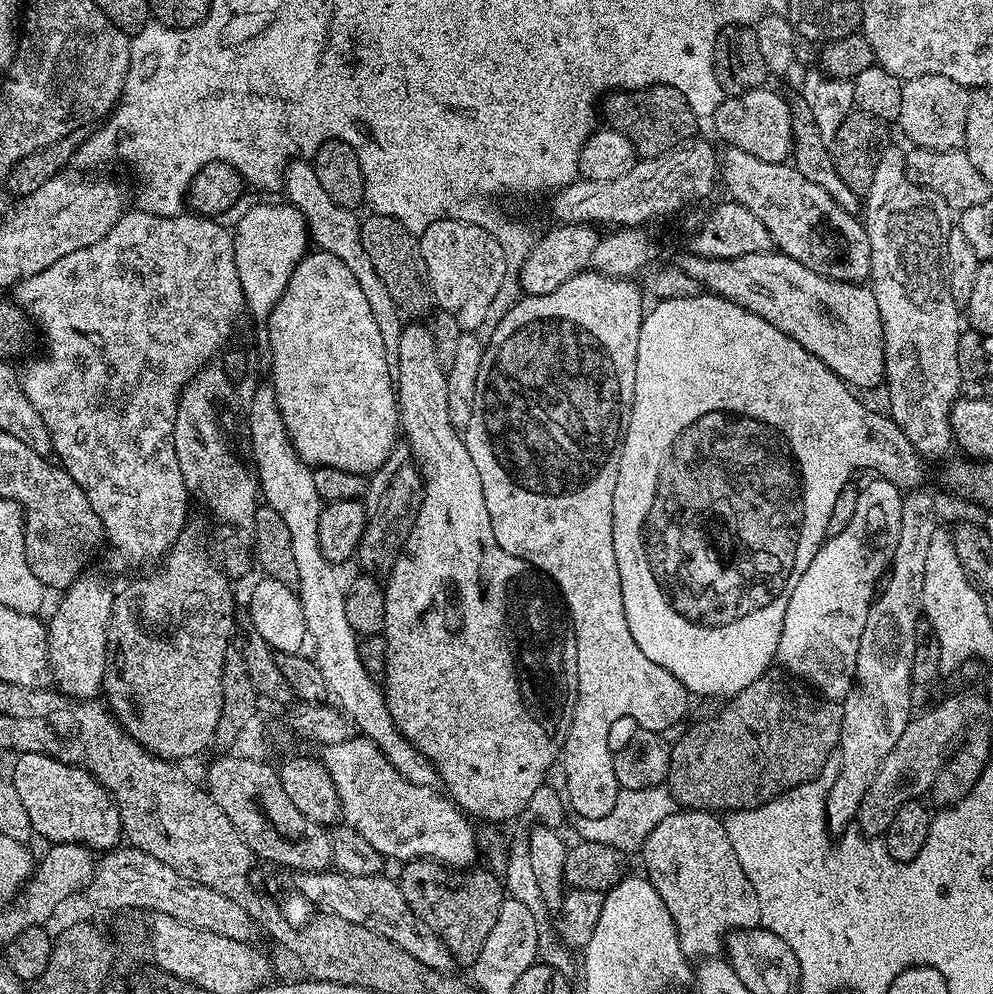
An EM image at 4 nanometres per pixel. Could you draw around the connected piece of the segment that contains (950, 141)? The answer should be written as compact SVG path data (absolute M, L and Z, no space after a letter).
M919 76L913 80L903 81L902 110L898 127L904 131L904 136L917 148L929 148L935 152L954 152L963 149L966 138L966 114L970 99L969 89L963 88L958 82L942 76Z

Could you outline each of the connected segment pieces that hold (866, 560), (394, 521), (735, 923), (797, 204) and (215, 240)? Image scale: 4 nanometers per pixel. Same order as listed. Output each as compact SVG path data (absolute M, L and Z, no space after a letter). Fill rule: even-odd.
M879 478L860 488L854 517L842 534L829 536L790 594L776 660L785 673L811 686L825 700L843 702L856 683L858 642L875 597L874 582L891 565L902 522L901 489Z
M400 466L396 473L388 480L380 501L368 517L368 525L360 539L358 561L362 569L373 573L387 573L395 564L397 556L404 551L404 543L408 541L410 530L414 530L414 522L418 518L418 510L422 510L424 497L424 479L420 477L420 469L415 466ZM368 568L373 568L368 569Z
M677 810L671 812L669 816L662 816L658 826L654 826L654 830L650 830L650 834L644 840L643 852L645 868L643 871L647 879L651 880L654 890L658 890L662 902L666 902L670 918L674 918L678 942L685 956L719 957L729 932L747 930L760 924L758 894L754 894L754 886L750 886L750 878L746 878L742 870L742 862L738 862L738 854L734 854L734 846L719 815L708 810Z
M731 146L723 150L725 152L722 152L722 184L728 187L728 192L732 195L729 197L735 203L746 206L746 210L750 210L750 214L754 214L754 218L758 218L762 226L766 226L773 245L779 251L831 280L858 284L871 277L870 238L866 238L863 223L853 213L838 206L838 202L834 202L834 198L830 198L830 194L826 194L822 186L802 178L802 174L798 174L798 170L791 163L762 162L754 158L754 154L746 154Z
M139 210L125 211L121 218L114 226L114 230L110 230L110 234L106 234L106 238L102 238L102 242L94 242L94 246L86 246L86 250L74 250L74 254L66 254L66 258L58 258L58 262L54 262L54 266L46 266L46 270L42 270L33 276L27 276L25 280L21 280L15 285L14 295L15 303L24 309L25 313L30 317L31 323L37 329L44 331L44 340L48 343L48 353L41 360L32 360L25 366L24 372L22 368L22 383L24 385L24 393L26 398L30 398L30 402L34 406L34 410L38 410L38 414L42 418L42 422L46 422L48 432L52 435L52 450L58 459L59 467L64 468L70 474L70 478L74 478L74 482L78 482L78 486L82 486L82 490L86 494L86 498L90 502L90 506L94 506L94 510L98 514L100 521L104 526L107 543L113 544L122 555L128 560L152 560L155 556L163 557L165 553L171 549L176 540L180 536L180 531L184 529L184 525L190 519L188 513L188 500L190 501L190 493L183 481L182 471L179 470L178 458L175 457L175 446L172 441L172 435L175 428L175 416L178 410L180 395L184 388L194 378L197 371L203 368L208 361L216 356L215 352L227 342L232 336L232 331L236 328L236 323L240 320L240 315L245 315L246 305L244 295L242 294L242 282L238 282L238 266L234 266L234 242L232 241L232 232L224 229L220 225L221 221L216 218L207 218L199 214L181 214L178 216L157 216L155 212L141 212Z

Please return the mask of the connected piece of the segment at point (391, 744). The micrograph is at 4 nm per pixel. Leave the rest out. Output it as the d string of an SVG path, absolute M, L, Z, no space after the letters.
M261 383L260 387L254 391L254 398L251 399L250 406L246 411L248 417L248 440L252 443L252 456L256 459L254 472L259 483L259 491L262 493L262 500L265 505L278 514L282 514L282 522L286 522L286 530L290 530L290 546L294 546L294 563L298 565L298 599L300 610L304 613L304 626L310 640L316 643L316 653L314 659L316 665L322 670L322 678L326 682L329 693L334 697L345 717L354 725L355 731L361 736L366 736L373 740L386 754L386 758L406 778L415 784L432 786L437 783L438 777L436 769L431 762L415 746L403 736L394 726L394 718L390 718L388 703L384 697L383 687L378 683L377 677L366 672L359 657L358 637L352 631L350 620L346 618L346 588L340 585L340 576L337 565L329 562L322 554L322 546L318 544L318 518L322 501L318 490L314 487L313 469L294 450L290 442L290 434L286 430L286 422L282 422L282 410L278 410L278 398L271 383Z

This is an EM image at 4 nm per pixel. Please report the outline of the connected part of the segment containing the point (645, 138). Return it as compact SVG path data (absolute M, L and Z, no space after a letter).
M665 84L607 93L602 104L602 116L603 119L604 116L608 119L605 120L607 127L618 130L626 134L626 138L630 138L630 142L636 147L637 157L640 158L662 154L697 135L698 117L694 114L690 102L686 102L684 95L674 90L674 86Z

